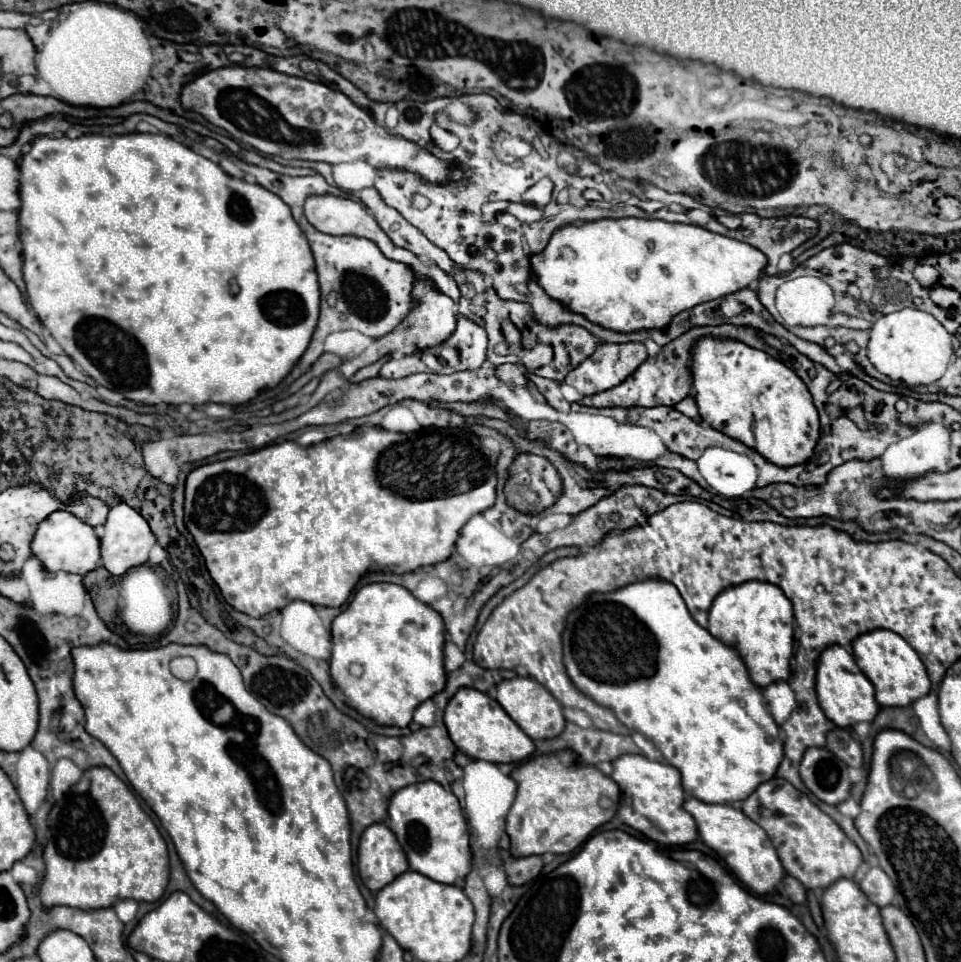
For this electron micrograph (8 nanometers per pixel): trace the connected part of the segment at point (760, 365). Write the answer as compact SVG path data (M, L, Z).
M700 337L690 349L690 375L694 399L700 411L702 421L710 427L730 435L732 439L742 441L744 445L756 449L764 459L780 467L792 467L798 463L806 463L810 455L814 455L814 443L818 443L818 411L812 403L812 395L802 379L788 369L782 361L774 359L766 351L754 349L738 339L730 337Z

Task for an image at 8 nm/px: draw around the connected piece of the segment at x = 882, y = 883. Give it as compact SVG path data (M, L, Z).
M872 867L866 877L860 881L860 889L868 895L868 899L878 905L878 907L886 907L890 905L890 901L896 895L896 887L890 881L890 877L880 869L880 867Z

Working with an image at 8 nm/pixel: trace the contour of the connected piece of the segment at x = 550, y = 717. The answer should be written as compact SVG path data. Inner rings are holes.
M514 677L498 683L496 701L504 707L504 711L522 727L522 731L532 739L552 739L562 733L566 719L562 715L562 707L556 697L532 677Z

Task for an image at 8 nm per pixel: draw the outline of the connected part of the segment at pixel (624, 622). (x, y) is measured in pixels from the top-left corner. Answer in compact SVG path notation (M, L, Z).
M650 577L650 579L644 579L644 581L624 585L624 587L616 589L616 591L610 591L610 593L592 593L580 607L570 611L570 615L566 619L564 633L562 633L562 643L564 643L564 665L566 665L570 681L584 695L594 699L598 705L612 709L614 715L618 717L618 721L622 721L630 731L638 731L644 737L648 737L656 745L656 749L664 755L664 759L672 767L678 767L678 771L682 775L682 787L684 787L686 793L690 791L692 797L696 797L696 799L700 799L704 803L742 801L760 783L770 781L776 775L776 769L778 769L778 765L782 761L782 741L778 737L778 725L774 723L774 719L772 719L772 715L770 715L770 711L766 707L766 699L762 695L762 689L750 681L746 665L744 665L742 657L738 655L738 651L734 647L724 645L708 629L700 627L694 621L694 617L690 615L686 603L680 597L674 583L658 579L658 577Z

